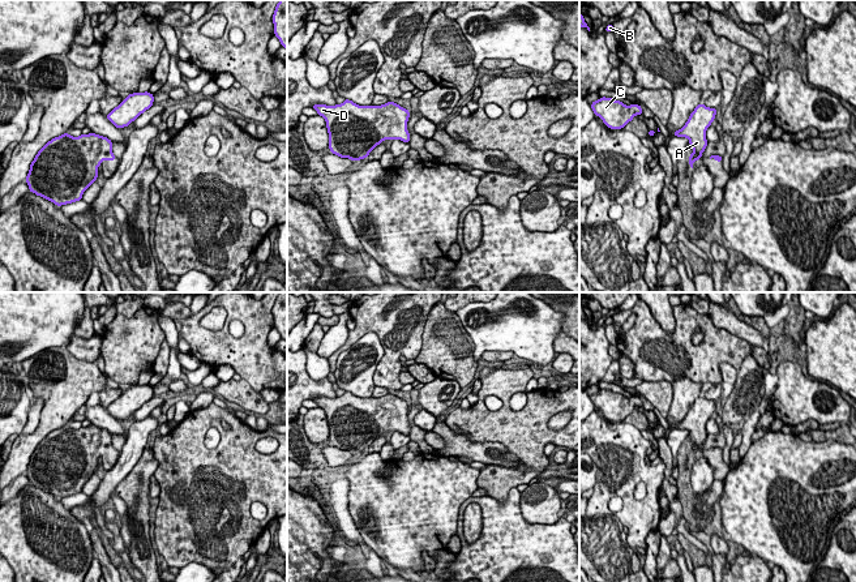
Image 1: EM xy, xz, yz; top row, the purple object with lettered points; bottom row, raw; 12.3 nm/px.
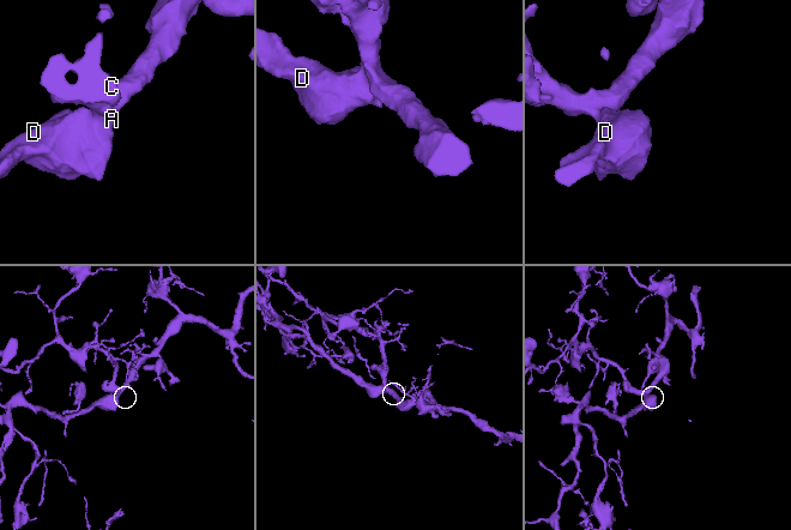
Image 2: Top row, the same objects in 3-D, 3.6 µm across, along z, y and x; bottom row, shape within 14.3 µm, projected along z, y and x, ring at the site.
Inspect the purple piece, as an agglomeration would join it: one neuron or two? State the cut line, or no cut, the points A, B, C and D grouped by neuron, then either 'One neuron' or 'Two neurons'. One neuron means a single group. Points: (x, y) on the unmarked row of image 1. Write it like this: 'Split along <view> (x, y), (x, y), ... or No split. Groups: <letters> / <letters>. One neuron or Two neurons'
No split. Groups: A B C D. One neuron

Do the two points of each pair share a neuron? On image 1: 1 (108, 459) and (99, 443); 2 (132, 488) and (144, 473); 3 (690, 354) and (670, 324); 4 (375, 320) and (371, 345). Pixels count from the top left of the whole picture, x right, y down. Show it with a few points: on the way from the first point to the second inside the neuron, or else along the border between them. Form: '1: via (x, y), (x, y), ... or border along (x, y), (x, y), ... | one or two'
1: via (108, 456), (101, 446) | one
2: via (136, 483), (138, 474) | one
3: border along (650, 309), (663, 329), (668, 332), (675, 330) | two
4: border along (347, 349), (367, 333), (373, 332), (385, 352) | two

